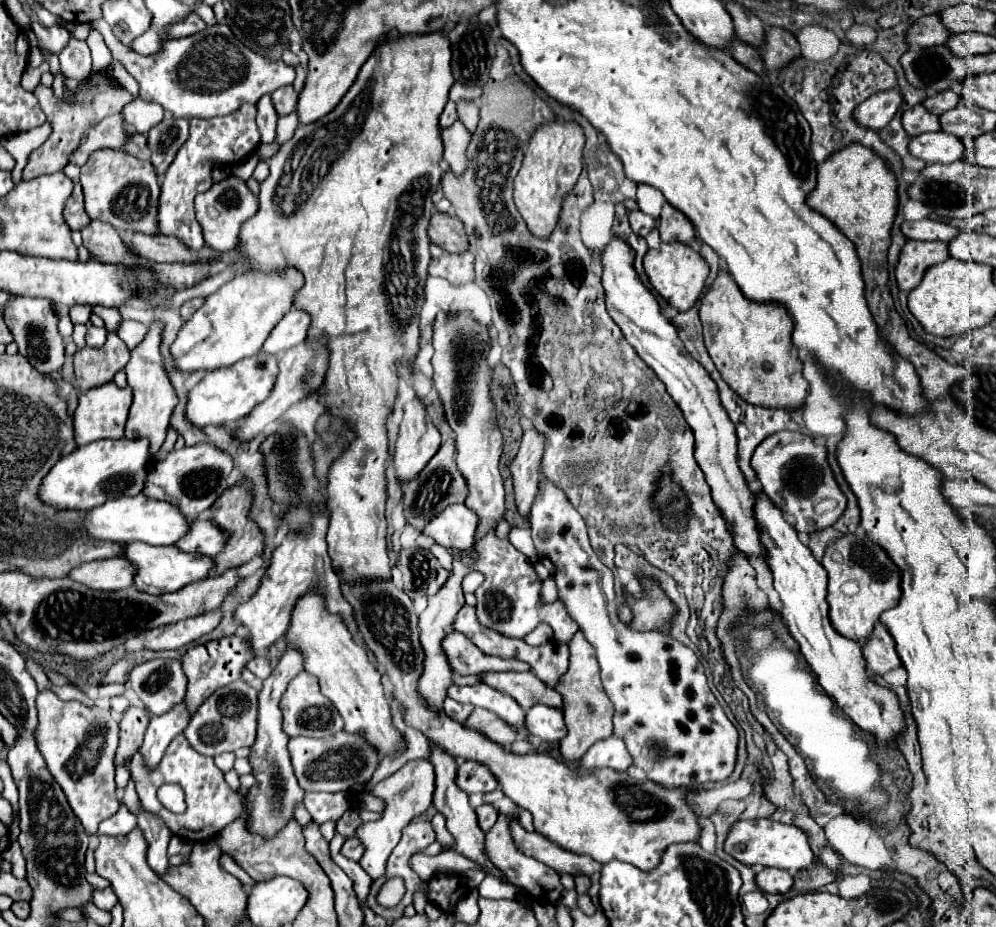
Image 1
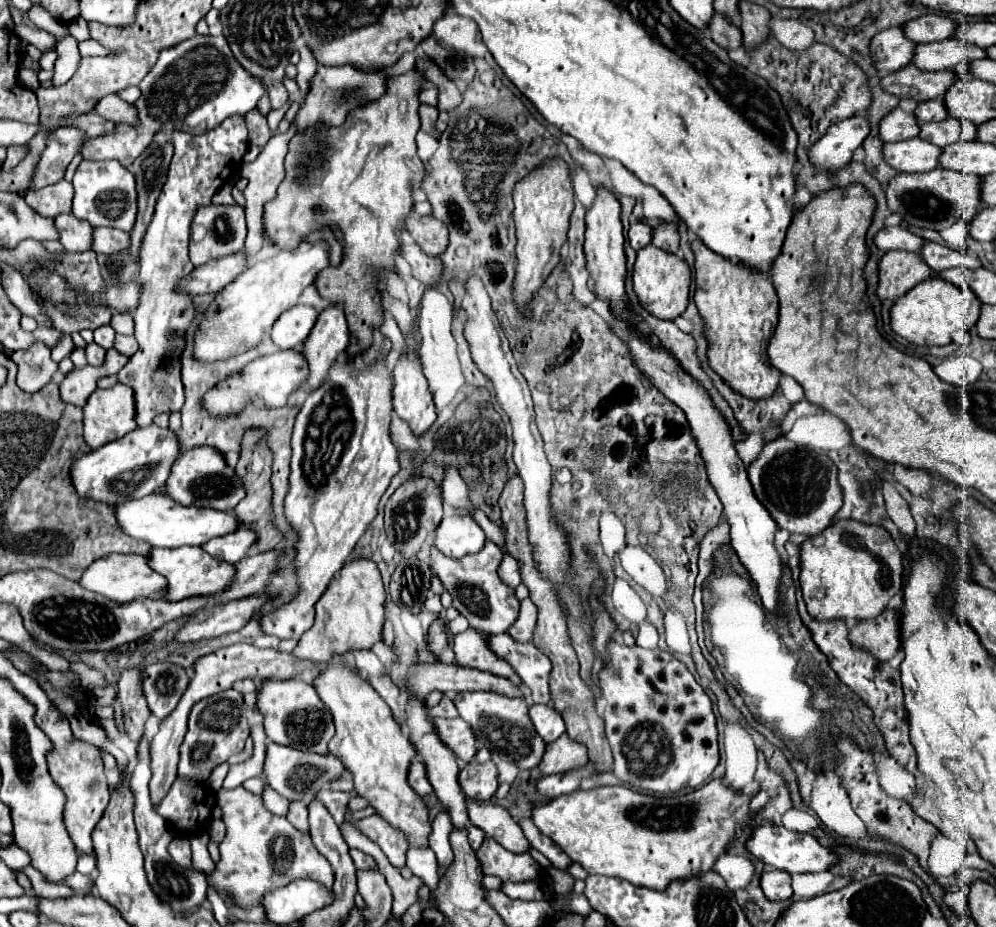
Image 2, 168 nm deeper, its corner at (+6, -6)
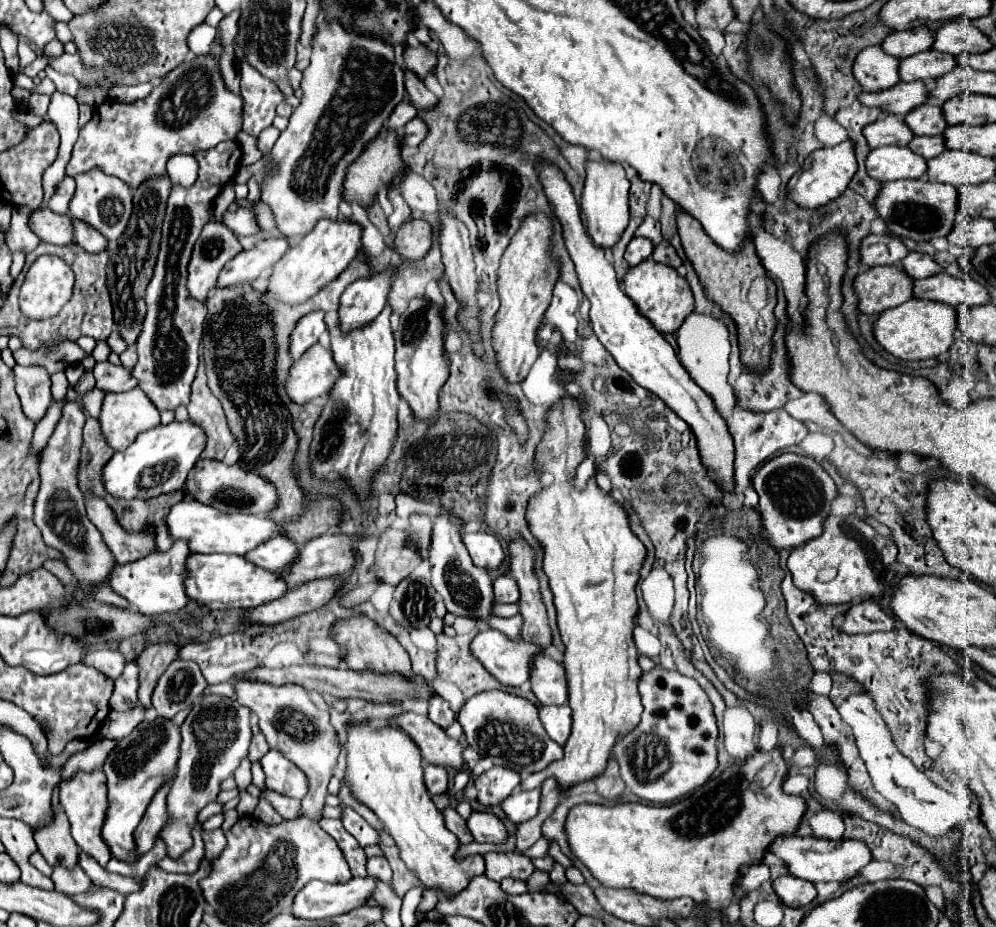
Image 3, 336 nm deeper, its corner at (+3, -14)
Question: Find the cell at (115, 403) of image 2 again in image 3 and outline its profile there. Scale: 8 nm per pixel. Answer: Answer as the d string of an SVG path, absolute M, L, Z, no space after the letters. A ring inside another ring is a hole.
M141 388L125 394L105 394L99 422L111 448L125 450L139 432L159 424L159 410Z

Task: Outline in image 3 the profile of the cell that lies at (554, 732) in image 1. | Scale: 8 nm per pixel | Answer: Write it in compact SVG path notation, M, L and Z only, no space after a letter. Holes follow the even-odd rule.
M567 704L563 706L543 706L539 710L539 718L547 730L547 734L557 742L565 744L571 734L571 708Z

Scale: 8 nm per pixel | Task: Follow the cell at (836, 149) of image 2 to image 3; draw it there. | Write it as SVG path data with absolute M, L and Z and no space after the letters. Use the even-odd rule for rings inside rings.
M845 140L831 148L819 148L805 158L801 170L797 170L787 182L787 198L807 210L825 206L827 202L841 196L841 192L845 192L855 170L857 170L857 160L855 160L855 150L853 150L851 140Z

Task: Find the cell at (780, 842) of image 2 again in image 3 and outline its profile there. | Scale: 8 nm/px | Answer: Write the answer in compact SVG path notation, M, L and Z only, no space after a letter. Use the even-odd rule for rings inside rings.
M781 836L773 842L771 852L781 856L789 866L791 874L809 882L843 882L859 874L863 866L871 862L871 852L865 842L845 838L845 840L819 840L801 836Z

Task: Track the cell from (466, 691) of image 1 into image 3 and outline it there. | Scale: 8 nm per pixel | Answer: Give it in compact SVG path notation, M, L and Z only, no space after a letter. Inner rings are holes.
M479 692L471 696L459 710L459 722L465 730L467 742L481 758L489 758L497 766L513 768L521 776L545 770L551 762L561 760L563 746L557 746L547 734L545 746L545 728L537 716L539 708L527 698L509 692Z

